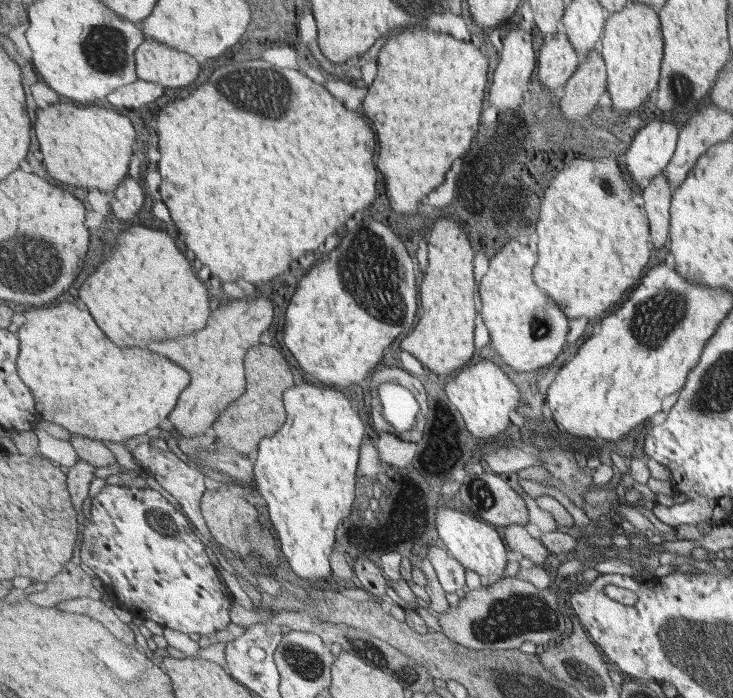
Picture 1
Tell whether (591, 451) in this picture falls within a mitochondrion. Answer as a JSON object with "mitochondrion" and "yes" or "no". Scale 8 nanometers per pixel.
{"mitochondrion":"no"}

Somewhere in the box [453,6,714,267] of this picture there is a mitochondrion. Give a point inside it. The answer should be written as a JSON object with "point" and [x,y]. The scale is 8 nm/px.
{"point":[682,91]}

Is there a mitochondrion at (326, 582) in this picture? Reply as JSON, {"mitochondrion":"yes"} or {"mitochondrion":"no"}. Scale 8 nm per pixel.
{"mitochondrion":"no"}

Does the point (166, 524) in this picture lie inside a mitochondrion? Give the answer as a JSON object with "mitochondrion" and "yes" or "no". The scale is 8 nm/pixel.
{"mitochondrion":"yes"}

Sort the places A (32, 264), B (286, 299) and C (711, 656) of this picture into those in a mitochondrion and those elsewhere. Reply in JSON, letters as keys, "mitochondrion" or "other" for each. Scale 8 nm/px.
{"A":"mitochondrion","B":"other","C":"mitochondrion"}

